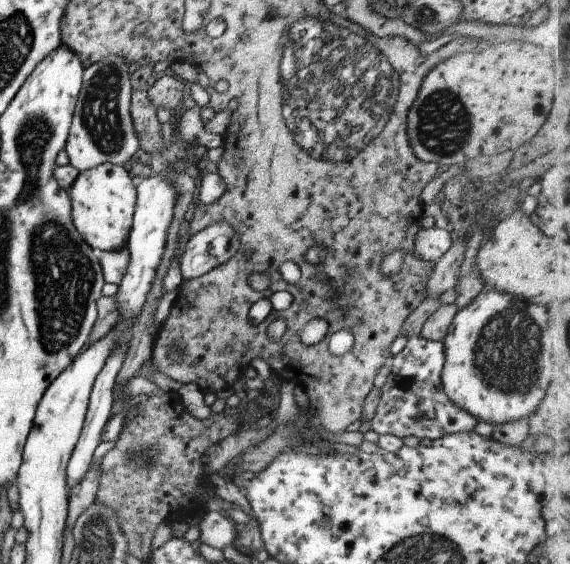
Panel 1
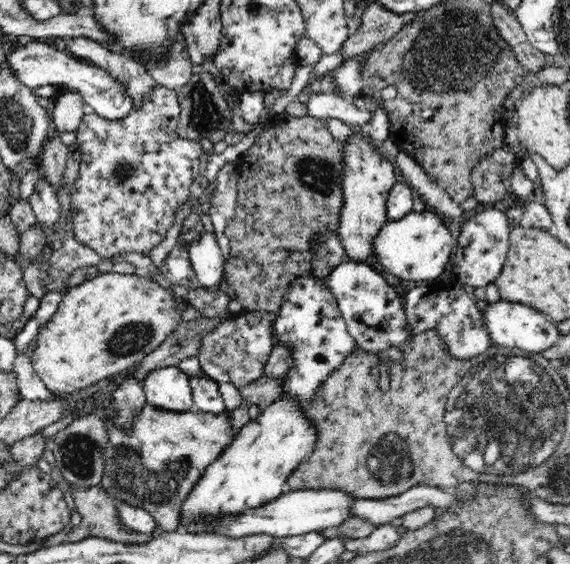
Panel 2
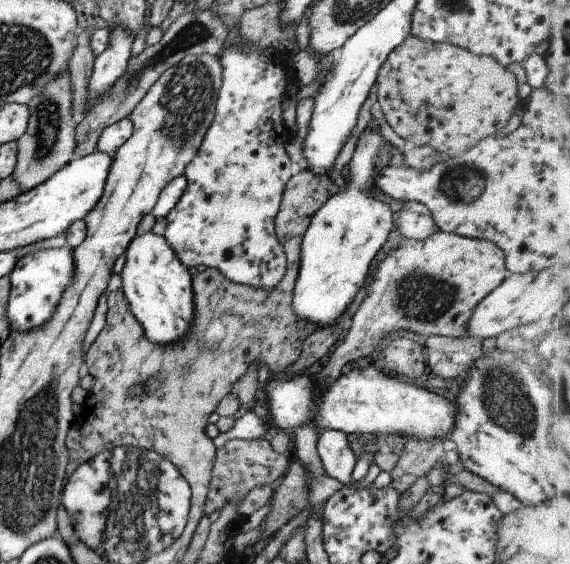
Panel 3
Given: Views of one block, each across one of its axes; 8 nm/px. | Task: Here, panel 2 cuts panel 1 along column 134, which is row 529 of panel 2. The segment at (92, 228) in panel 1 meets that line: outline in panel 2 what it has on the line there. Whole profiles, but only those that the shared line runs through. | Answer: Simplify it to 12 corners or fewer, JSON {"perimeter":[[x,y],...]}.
{"perimeter":[[288,395],[204,470],[182,531],[278,498],[318,431]]}

